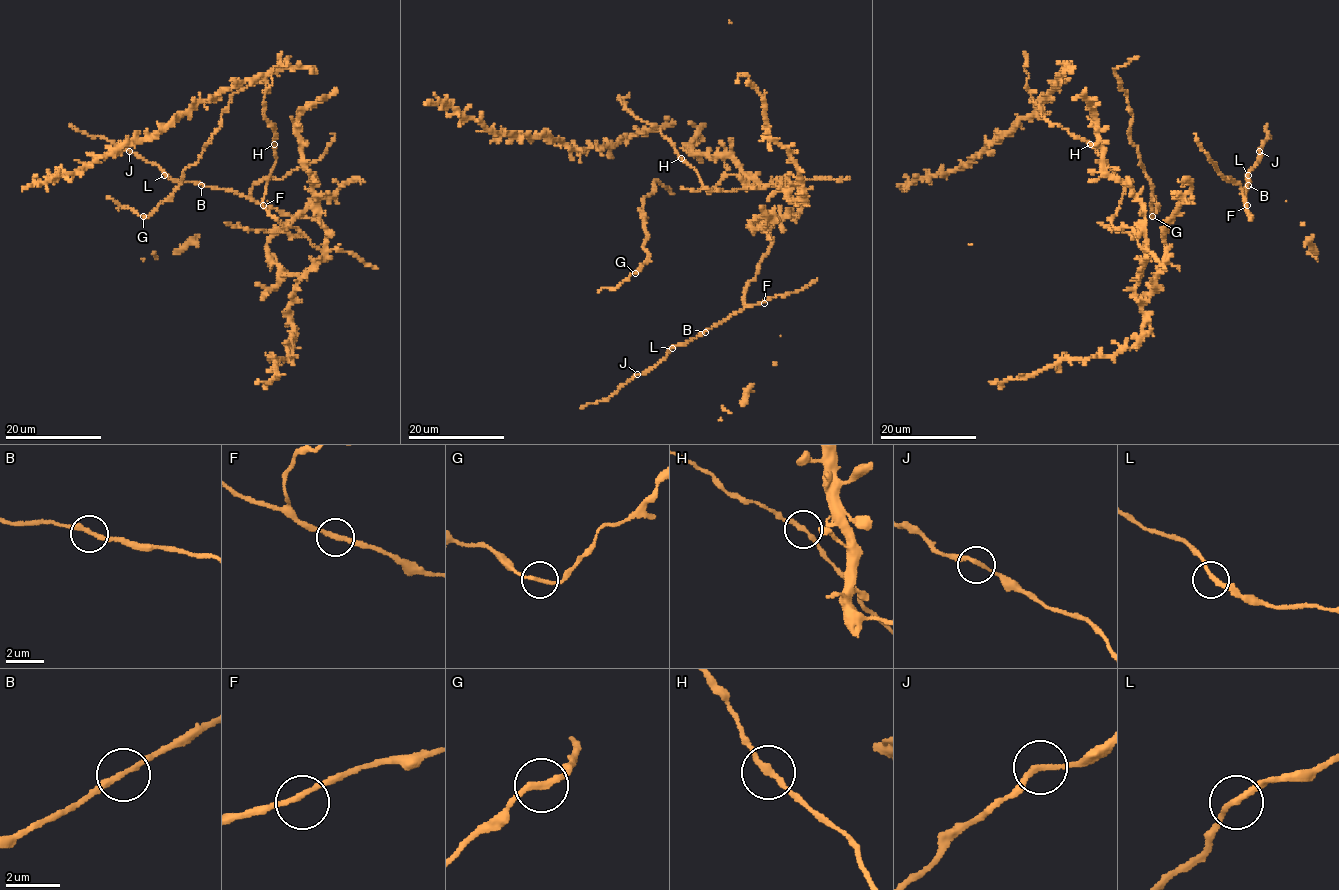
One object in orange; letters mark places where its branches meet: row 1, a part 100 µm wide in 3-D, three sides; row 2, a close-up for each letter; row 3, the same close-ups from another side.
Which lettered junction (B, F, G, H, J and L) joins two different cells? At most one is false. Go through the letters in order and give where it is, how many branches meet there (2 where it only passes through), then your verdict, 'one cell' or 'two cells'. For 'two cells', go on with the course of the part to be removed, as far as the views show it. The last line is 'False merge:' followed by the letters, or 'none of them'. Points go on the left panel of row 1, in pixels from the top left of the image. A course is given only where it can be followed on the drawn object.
B: (201, 185) | 2 | one cell
F: (263, 205) | 2 | one cell
G: (143, 216) | 2 | one cell
H: (274, 144) | 2 | one cell
J: (129, 151) | 2 | one cell
L: (164, 175) | 2 | one cell
False merge: none of them

